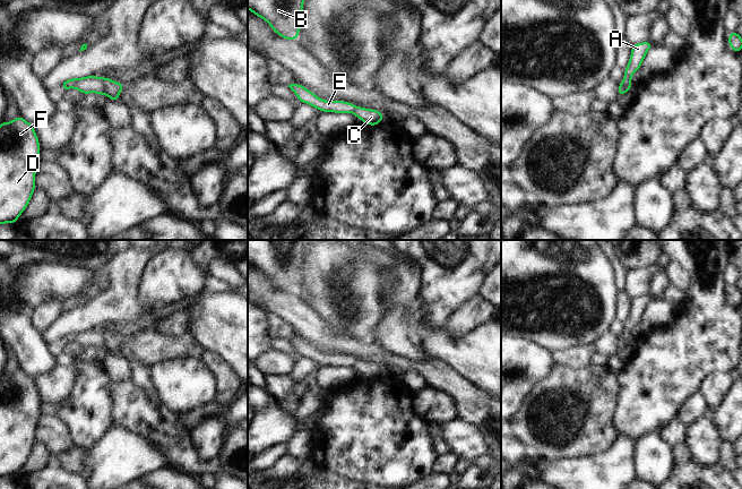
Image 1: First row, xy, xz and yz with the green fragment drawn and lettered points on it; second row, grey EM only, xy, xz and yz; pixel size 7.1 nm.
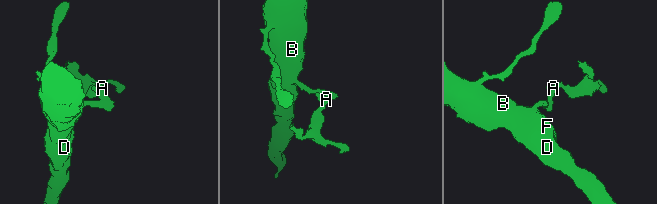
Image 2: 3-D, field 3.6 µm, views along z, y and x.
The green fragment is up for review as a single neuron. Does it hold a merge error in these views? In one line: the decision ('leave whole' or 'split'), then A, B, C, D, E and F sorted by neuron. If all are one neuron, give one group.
split; groups A C / B D E F

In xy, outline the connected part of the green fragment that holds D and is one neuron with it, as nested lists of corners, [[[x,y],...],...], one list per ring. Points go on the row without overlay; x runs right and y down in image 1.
[[[20,369],[0,377],[0,479],[17,478],[35,444],[40,394]]]

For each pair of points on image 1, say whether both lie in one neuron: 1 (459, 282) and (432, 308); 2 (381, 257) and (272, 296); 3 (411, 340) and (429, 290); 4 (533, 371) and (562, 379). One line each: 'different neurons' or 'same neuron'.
1: same neuron
2: different neurons
3: different neurons
4: different neurons

